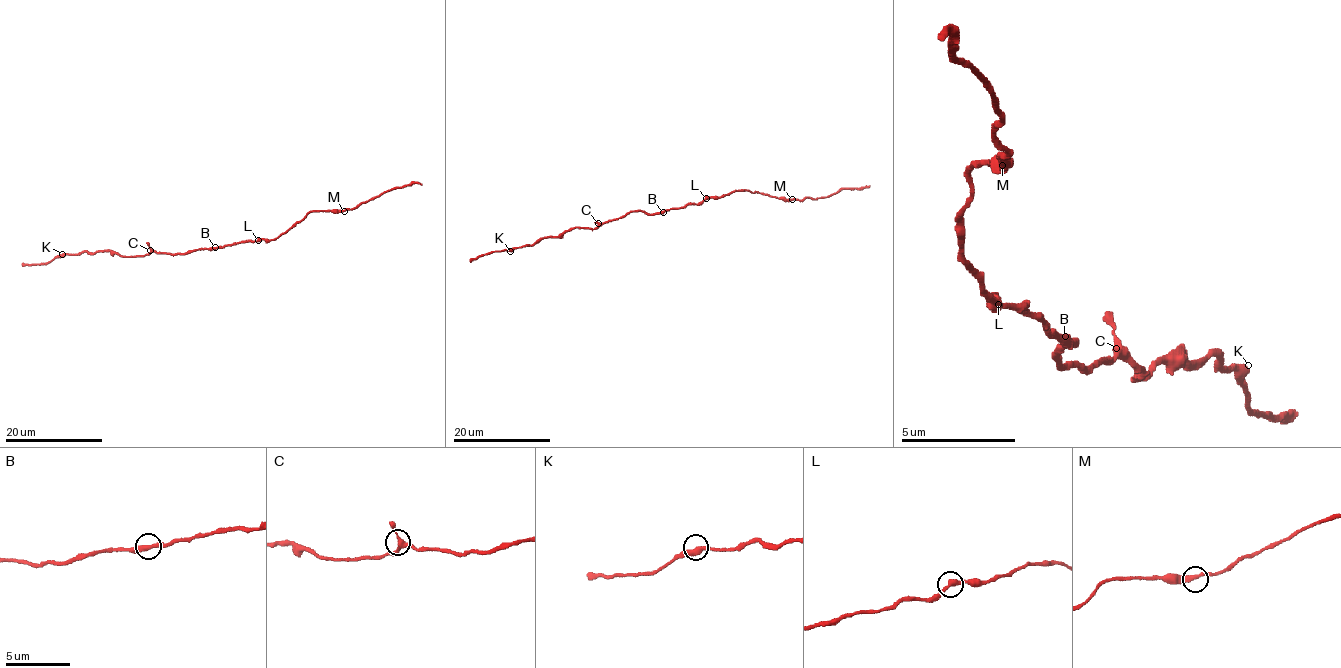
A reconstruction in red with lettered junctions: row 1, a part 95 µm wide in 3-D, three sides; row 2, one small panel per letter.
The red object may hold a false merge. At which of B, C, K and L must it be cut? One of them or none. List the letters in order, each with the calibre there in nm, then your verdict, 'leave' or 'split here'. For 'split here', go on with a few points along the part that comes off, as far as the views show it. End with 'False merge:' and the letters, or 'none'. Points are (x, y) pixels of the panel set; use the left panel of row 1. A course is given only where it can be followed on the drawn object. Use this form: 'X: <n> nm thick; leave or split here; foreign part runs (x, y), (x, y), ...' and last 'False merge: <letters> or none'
B: 360 nm thick; leave
C: 320 nm thick; leave
K: 420 nm thick; leave
L: 360 nm thick; leave
False merge: none

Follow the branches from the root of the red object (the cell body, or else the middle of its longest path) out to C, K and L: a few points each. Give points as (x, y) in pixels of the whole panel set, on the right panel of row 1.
C: (1048, 331), (1053, 336), (1070, 342), (1059, 354), (1059, 359), (1065, 365), (1105, 365), (1116, 354), (1116, 348)
K: (1048, 331), (1070, 342), (1065, 365), (1116, 354), (1145, 376), (1133, 376), (1179, 354), (1248, 365)
L: (1048, 331), (1025, 308), (1002, 308), (996, 302)

